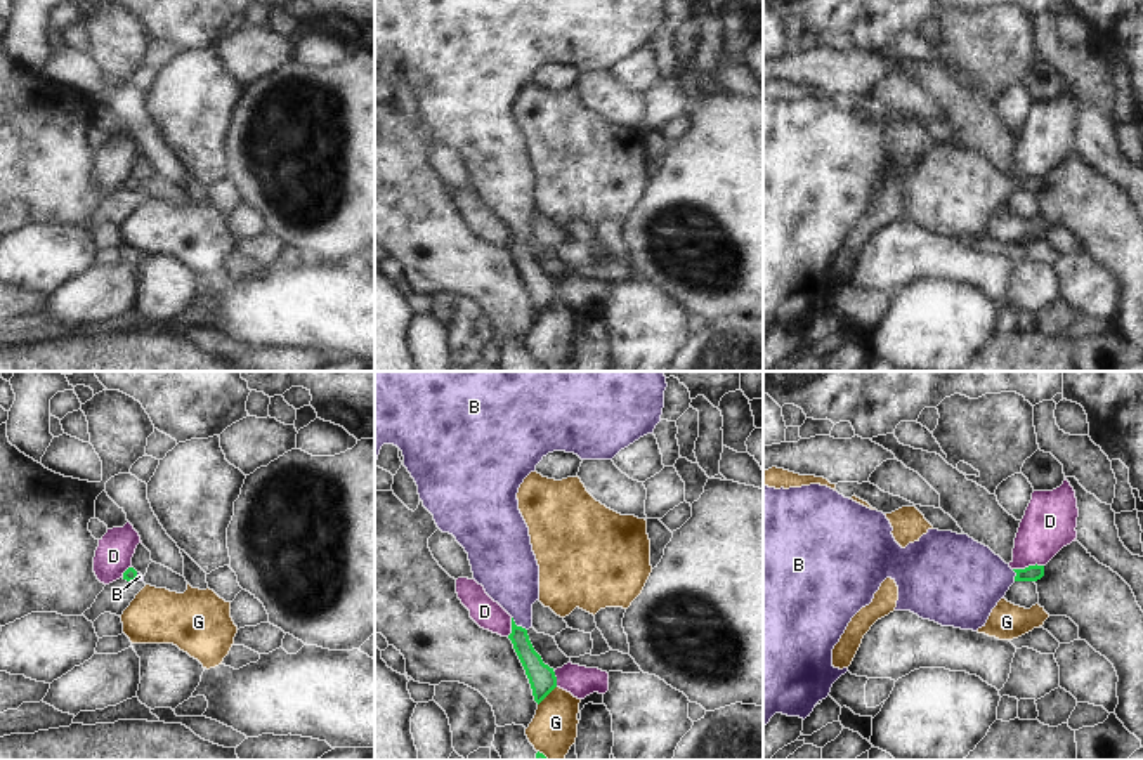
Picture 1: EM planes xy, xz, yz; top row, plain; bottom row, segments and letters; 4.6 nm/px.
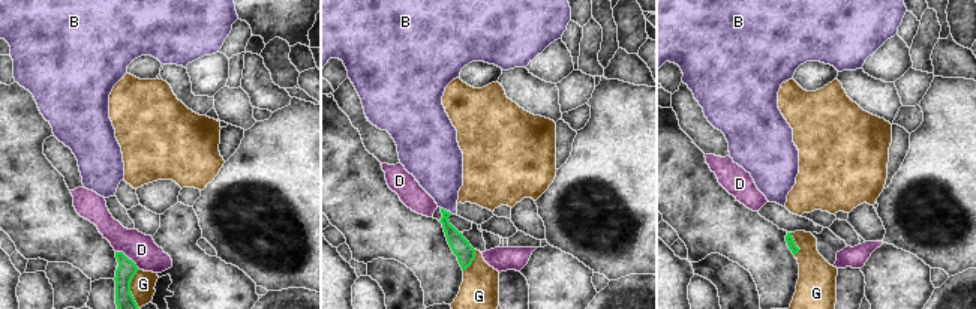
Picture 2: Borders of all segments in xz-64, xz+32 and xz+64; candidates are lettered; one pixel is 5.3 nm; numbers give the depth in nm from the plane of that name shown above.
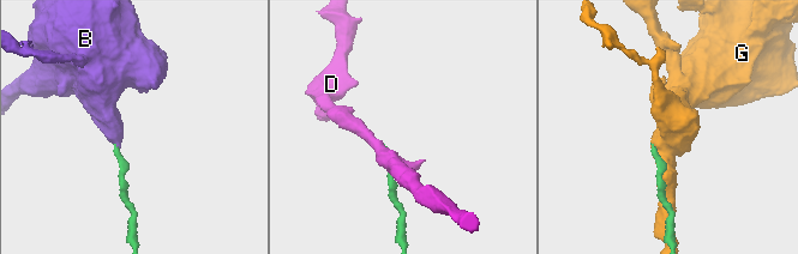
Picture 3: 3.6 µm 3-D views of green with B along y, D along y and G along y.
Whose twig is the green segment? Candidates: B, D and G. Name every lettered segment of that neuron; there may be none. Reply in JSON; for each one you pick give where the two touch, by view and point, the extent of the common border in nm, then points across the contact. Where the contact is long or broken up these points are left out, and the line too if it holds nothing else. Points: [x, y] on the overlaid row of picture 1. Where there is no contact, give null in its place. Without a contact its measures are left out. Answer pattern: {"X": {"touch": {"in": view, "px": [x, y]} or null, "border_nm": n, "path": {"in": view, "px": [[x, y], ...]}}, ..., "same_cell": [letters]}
{"B": {"touch": {"in": "xz", "px": [515, 625]}, "border_nm": 100, "path": {"in": "xz", "px": [[538, 674], [515, 625], [517, 597], [509, 573]]}}, "same_cell": ["B"]}

